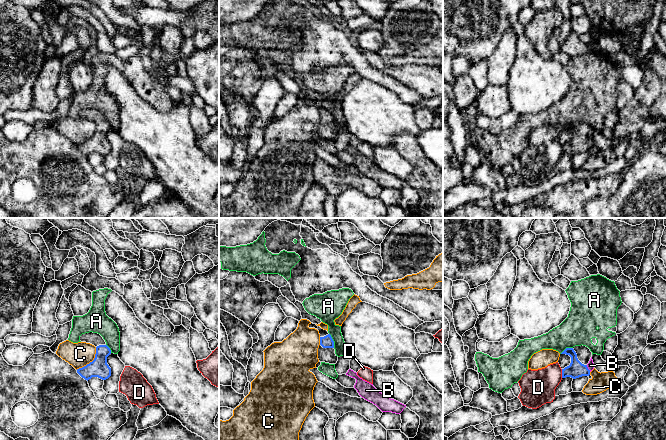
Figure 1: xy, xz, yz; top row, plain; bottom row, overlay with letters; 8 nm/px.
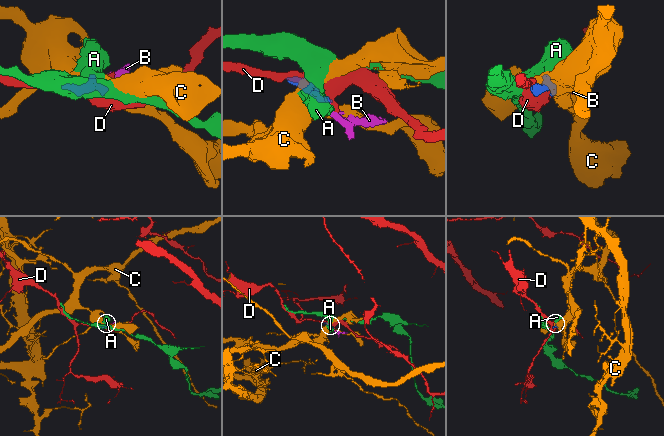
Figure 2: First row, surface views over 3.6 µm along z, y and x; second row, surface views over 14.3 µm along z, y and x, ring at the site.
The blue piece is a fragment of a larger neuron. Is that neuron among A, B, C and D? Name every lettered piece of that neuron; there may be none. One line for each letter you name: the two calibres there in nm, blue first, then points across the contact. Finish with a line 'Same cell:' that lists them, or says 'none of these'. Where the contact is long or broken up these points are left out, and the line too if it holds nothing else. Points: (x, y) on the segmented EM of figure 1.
B: Thickness 140 nm (blue) against 60 nm. Path across: yz (576, 369), (587, 368), (590, 365)
Same cell: B

